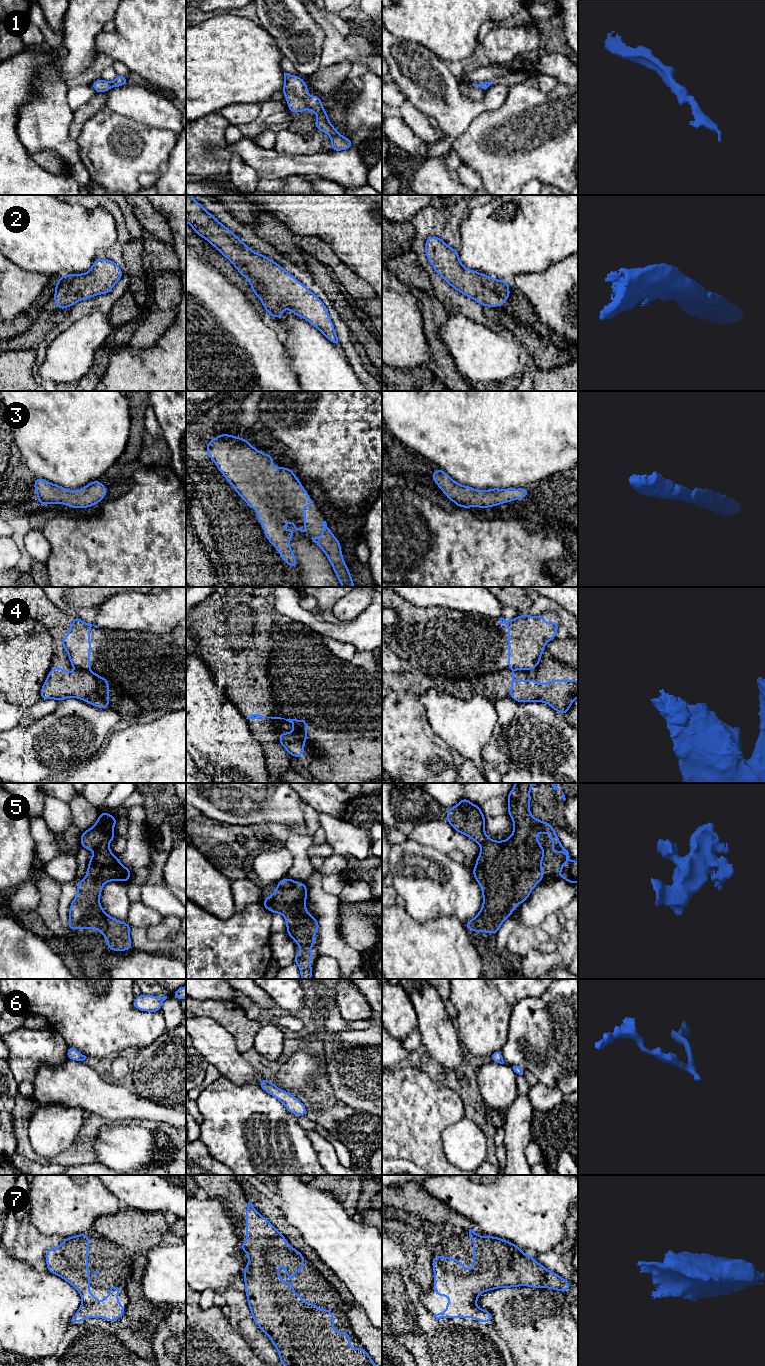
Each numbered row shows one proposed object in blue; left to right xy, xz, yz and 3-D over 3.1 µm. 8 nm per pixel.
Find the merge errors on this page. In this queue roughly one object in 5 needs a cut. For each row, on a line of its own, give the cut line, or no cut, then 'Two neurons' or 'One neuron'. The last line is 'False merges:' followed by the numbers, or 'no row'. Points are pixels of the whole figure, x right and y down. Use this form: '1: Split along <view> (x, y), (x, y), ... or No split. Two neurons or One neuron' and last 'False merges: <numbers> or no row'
1: No split. One neuron
2: No split. One neuron
3: No split. One neuron
4: Split along xy (76, 668), (84, 671). Two neurons
5: No split. One neuron
6: No split. One neuron
7: No split. One neuron
False merges: 4

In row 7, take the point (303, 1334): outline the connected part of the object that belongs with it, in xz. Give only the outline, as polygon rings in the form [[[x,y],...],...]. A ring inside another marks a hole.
[[[250,1201],[248,1202],[247,1208],[246,1208],[246,1242],[244,1244],[240,1244],[240,1248],[248,1255],[248,1259],[249,1259],[248,1265],[245,1266],[243,1269],[243,1274],[244,1274],[244,1282],[245,1282],[245,1293],[247,1295],[247,1302],[251,1310],[251,1315],[253,1317],[255,1324],[259,1326],[261,1330],[269,1337],[269,1339],[272,1341],[273,1345],[277,1349],[277,1352],[280,1356],[280,1364],[282,1364],[283,1366],[377,1366],[374,1363],[374,1361],[371,1359],[371,1357],[369,1356],[365,1348],[351,1348],[350,1347],[350,1333],[349,1332],[335,1332],[334,1331],[334,1314],[332,1312],[330,1312],[327,1308],[324,1308],[322,1310],[319,1309],[313,1302],[303,1302],[302,1295],[294,1293],[294,1285],[292,1284],[295,1280],[294,1276],[296,1274],[297,1269],[299,1270],[305,1269],[305,1266],[304,1266],[305,1257],[298,1250],[290,1246],[286,1238],[267,1220],[266,1217],[263,1217],[260,1215],[260,1213],[253,1207],[253,1204]],[[282,1264],[285,1265],[286,1275],[290,1278],[290,1281],[292,1282],[291,1284],[285,1284],[284,1279],[278,1277],[278,1269]]]

